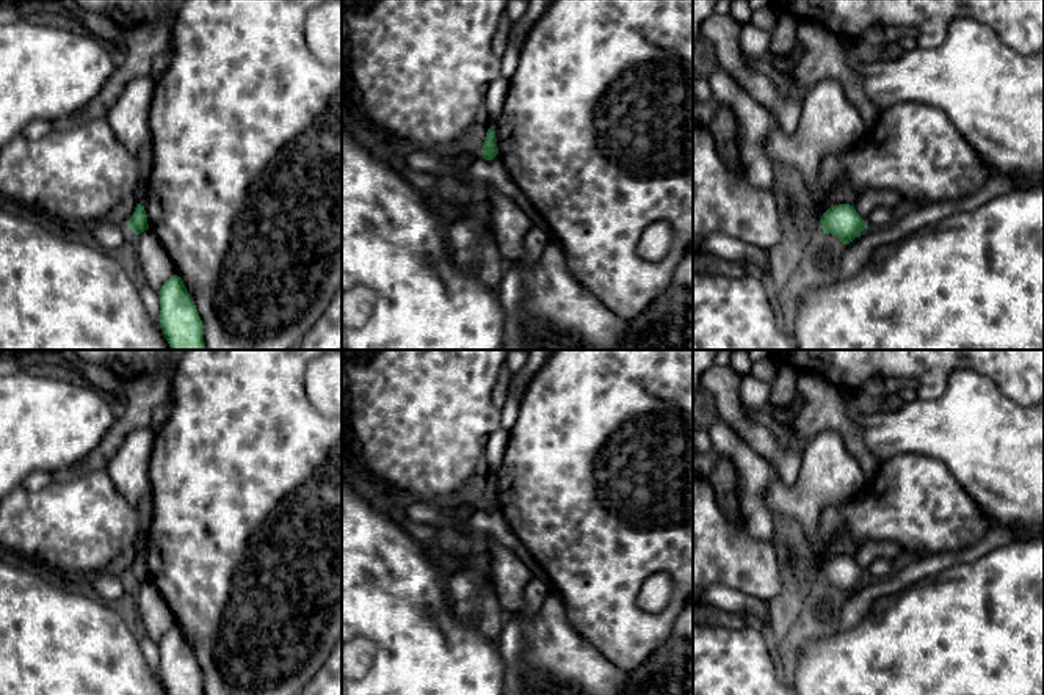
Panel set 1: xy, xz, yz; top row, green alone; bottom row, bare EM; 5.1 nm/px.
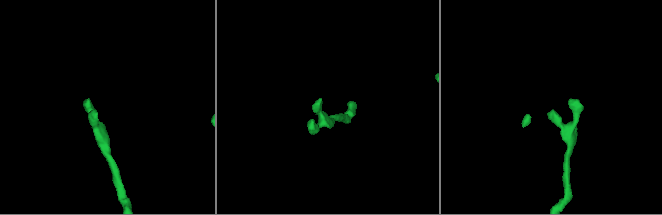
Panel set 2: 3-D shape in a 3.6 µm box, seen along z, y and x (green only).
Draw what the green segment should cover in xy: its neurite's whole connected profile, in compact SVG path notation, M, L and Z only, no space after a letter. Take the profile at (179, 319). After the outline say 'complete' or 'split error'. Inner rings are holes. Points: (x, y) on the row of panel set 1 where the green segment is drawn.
M171 276L157 292L160 328L171 350L207 350L204 325L180 276Z; complete

